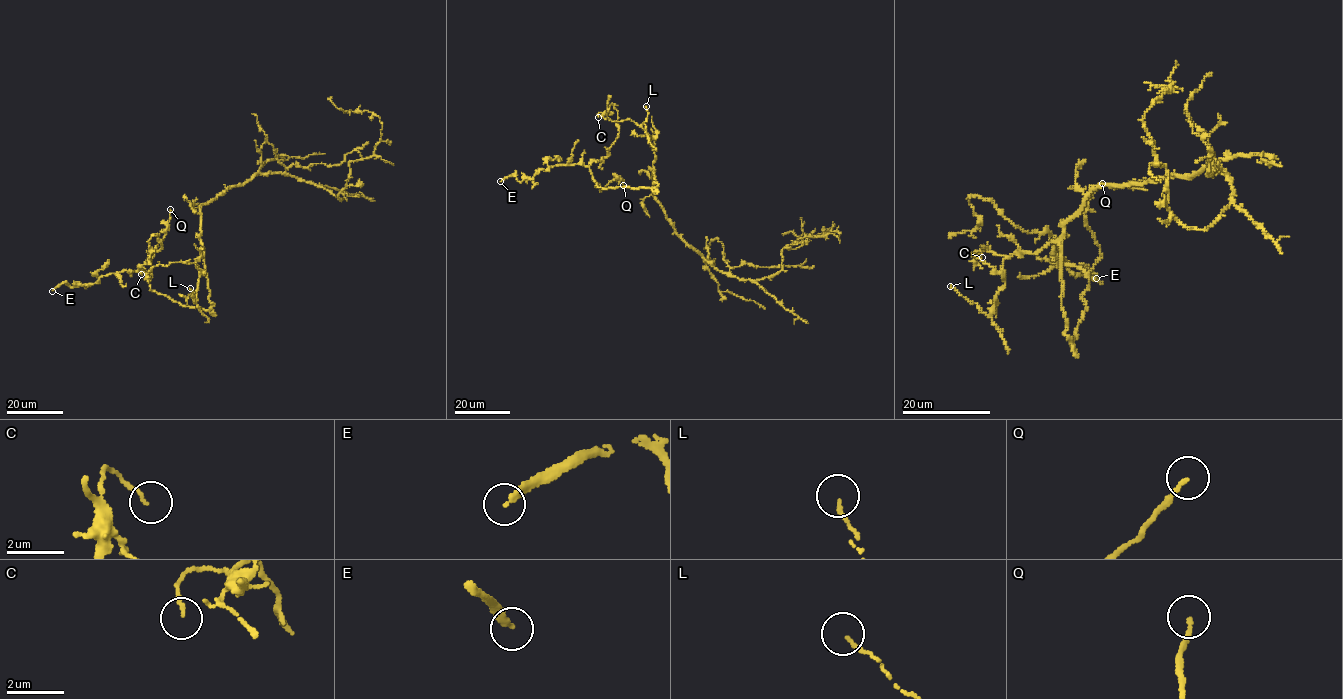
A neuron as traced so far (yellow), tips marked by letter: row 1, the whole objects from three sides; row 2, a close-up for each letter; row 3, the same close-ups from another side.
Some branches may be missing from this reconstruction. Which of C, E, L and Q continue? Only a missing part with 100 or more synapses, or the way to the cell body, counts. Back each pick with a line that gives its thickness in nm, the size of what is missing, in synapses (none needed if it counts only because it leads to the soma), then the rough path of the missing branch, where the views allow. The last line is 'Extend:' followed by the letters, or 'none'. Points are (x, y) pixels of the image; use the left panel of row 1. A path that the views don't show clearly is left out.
E: 190 nm thick; about 110 synapses
Extend: E

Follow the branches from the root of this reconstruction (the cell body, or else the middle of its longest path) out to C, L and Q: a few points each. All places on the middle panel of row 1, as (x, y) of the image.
C: (655, 196), (652, 174), (655, 153), (646, 132), (628, 119), (612, 121), (604, 111), (599, 113), (598, 117)
L: (655, 196), (652, 174), (655, 153), (649, 142), (652, 136), (651, 140), (645, 130), (646, 106)
Q: (655, 196), (653, 170), (656, 193), (643, 187), (596, 185), (600, 191), (618, 176), (623, 185)

